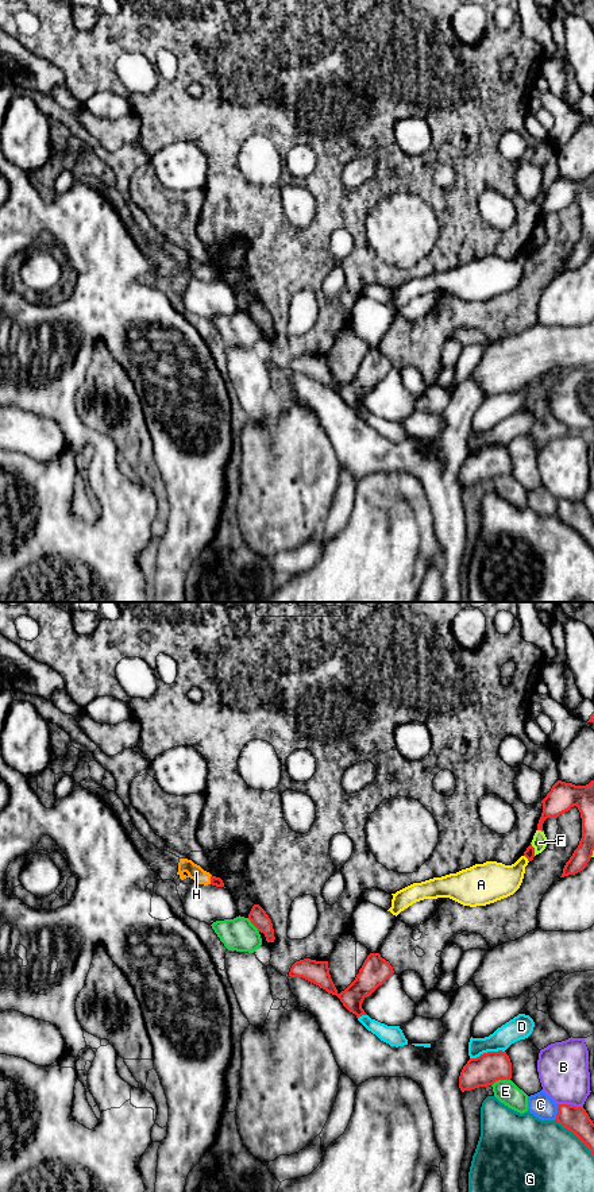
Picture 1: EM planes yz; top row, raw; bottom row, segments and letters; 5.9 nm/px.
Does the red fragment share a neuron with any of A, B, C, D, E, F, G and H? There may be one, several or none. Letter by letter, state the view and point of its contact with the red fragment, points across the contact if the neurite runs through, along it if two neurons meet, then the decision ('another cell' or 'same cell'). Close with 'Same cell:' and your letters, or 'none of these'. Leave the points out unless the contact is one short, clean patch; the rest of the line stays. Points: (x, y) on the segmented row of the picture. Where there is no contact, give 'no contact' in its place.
A: meets red in yz at (527, 857); another cell
B: meets red in yz at (569, 1104); another cell
C: meets red in yz at (558, 1113); another cell
D: meets red in yz at (488, 1052); another cell
E: meets red in yz at (500, 1079); another cell
F: meets red in yz at (533, 849); another cell
G: meets red in yz at (575, 1134); another cell
H: meets red in yz at (211, 879); runs through yz (218, 882), (211, 879), (203, 878), (196, 872); same cell
Same cell: H

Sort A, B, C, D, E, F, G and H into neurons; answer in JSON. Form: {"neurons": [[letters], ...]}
{"neurons": [["A"], ["B", "E", "G"], ["C"], ["D"], ["F"], ["H"]]}

